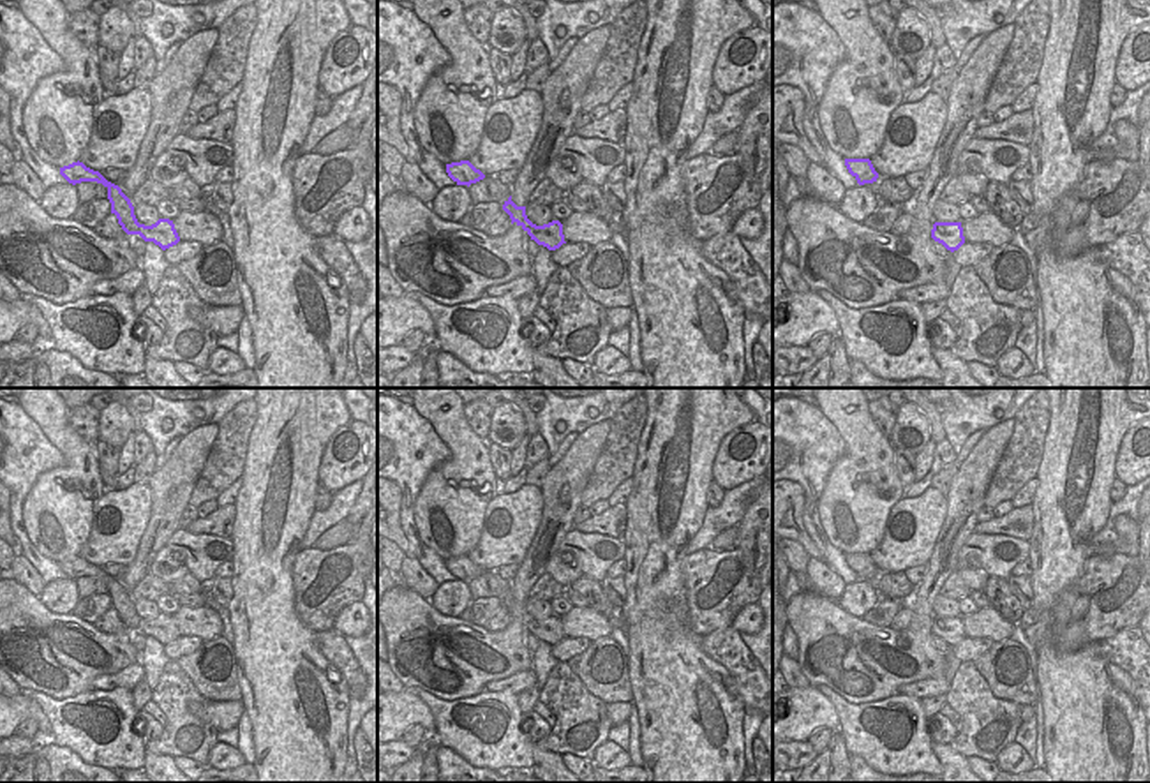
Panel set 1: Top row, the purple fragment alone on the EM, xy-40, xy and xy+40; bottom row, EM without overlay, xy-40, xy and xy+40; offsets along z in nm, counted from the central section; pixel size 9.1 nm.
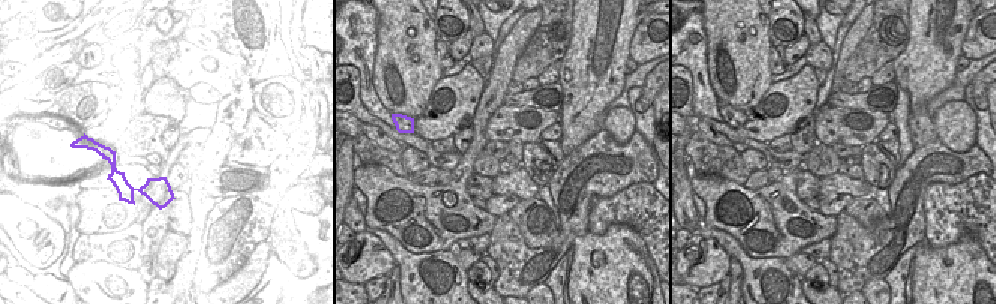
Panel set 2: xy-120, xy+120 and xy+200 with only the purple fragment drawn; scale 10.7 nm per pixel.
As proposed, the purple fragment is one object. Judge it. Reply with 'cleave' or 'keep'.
cleave

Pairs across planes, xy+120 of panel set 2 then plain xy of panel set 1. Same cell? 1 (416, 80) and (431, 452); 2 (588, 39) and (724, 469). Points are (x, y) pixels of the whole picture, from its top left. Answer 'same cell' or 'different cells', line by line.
1: different cells
2: different cells

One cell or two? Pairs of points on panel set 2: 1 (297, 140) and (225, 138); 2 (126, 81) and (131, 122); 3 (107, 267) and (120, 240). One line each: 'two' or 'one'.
1: two
2: one
3: one

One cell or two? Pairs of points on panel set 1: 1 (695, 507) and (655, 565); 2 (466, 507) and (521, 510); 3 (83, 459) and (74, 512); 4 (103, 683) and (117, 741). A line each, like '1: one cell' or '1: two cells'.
1: one cell
2: two cells
3: one cell
4: two cells

